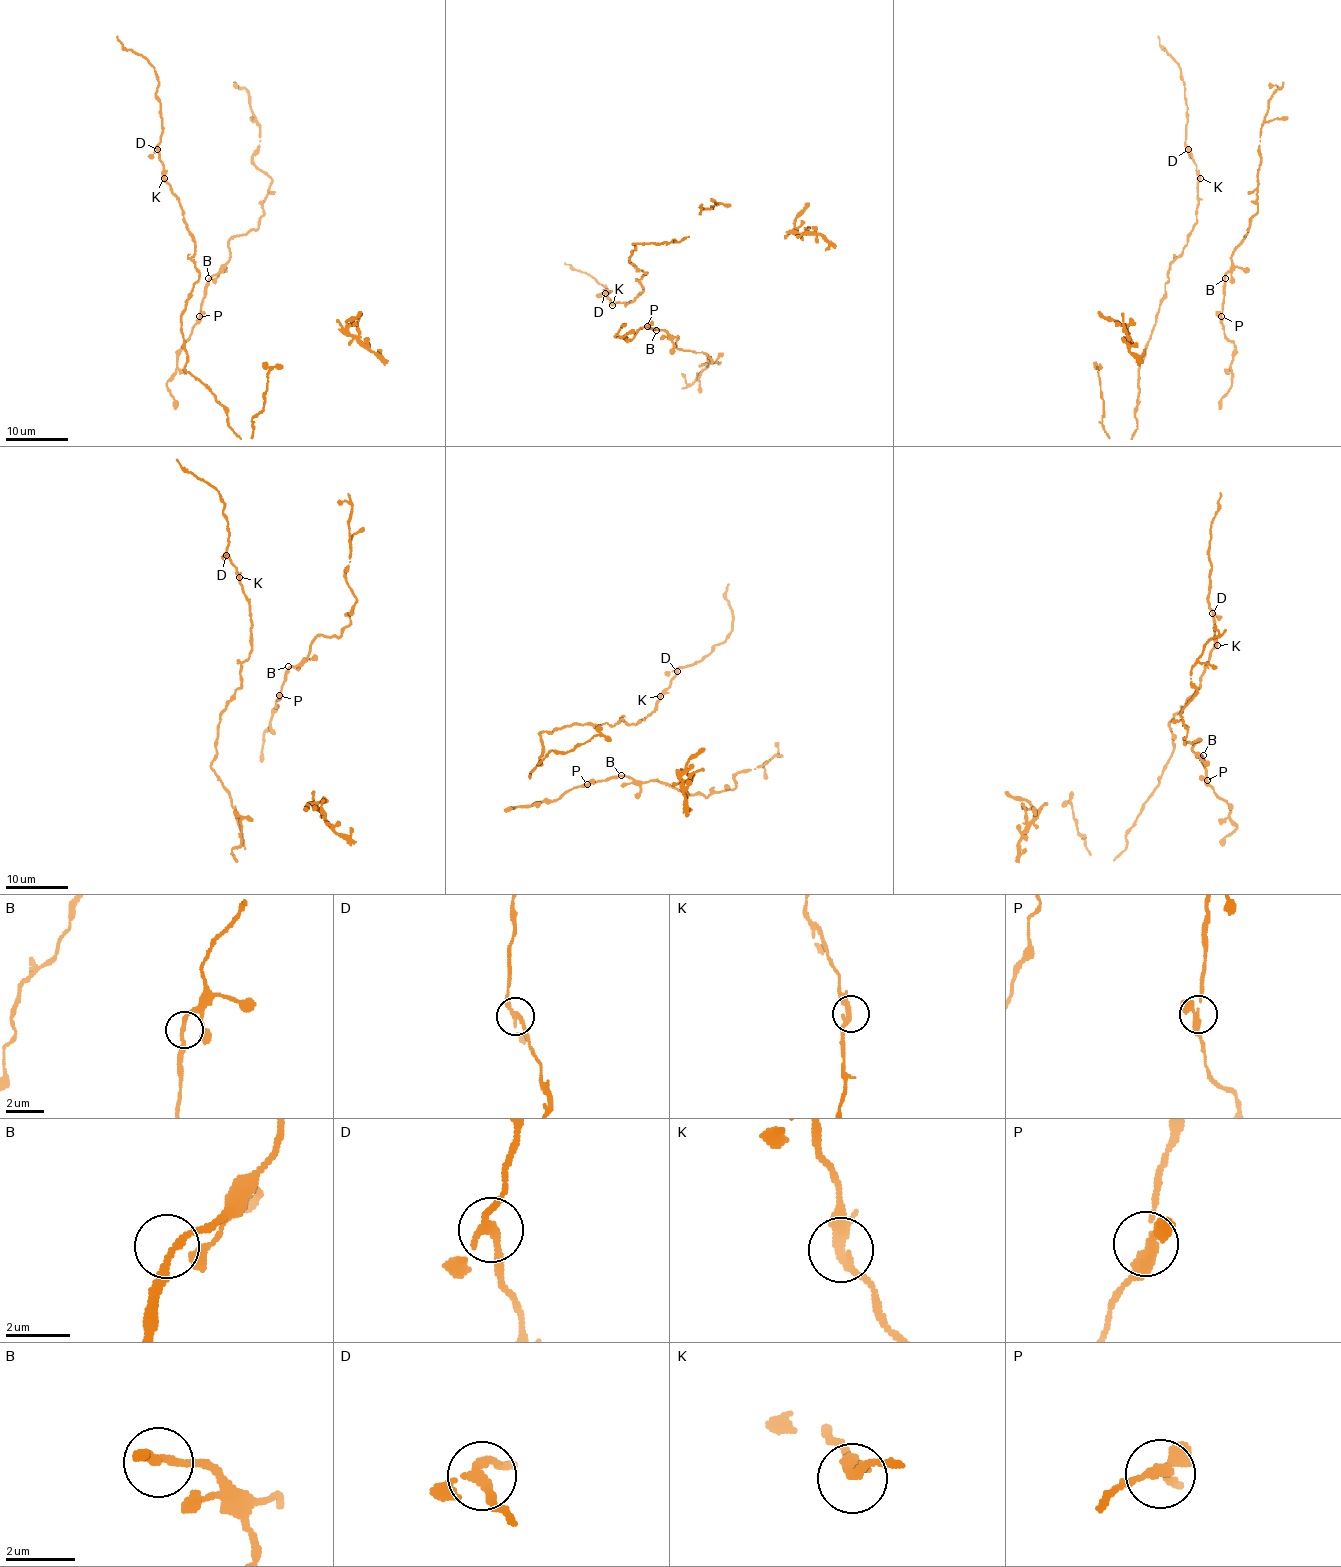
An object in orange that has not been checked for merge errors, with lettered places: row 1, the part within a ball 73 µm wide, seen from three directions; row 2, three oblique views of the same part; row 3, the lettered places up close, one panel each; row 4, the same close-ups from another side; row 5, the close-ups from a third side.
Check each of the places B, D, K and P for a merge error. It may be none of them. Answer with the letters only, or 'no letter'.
no letter

